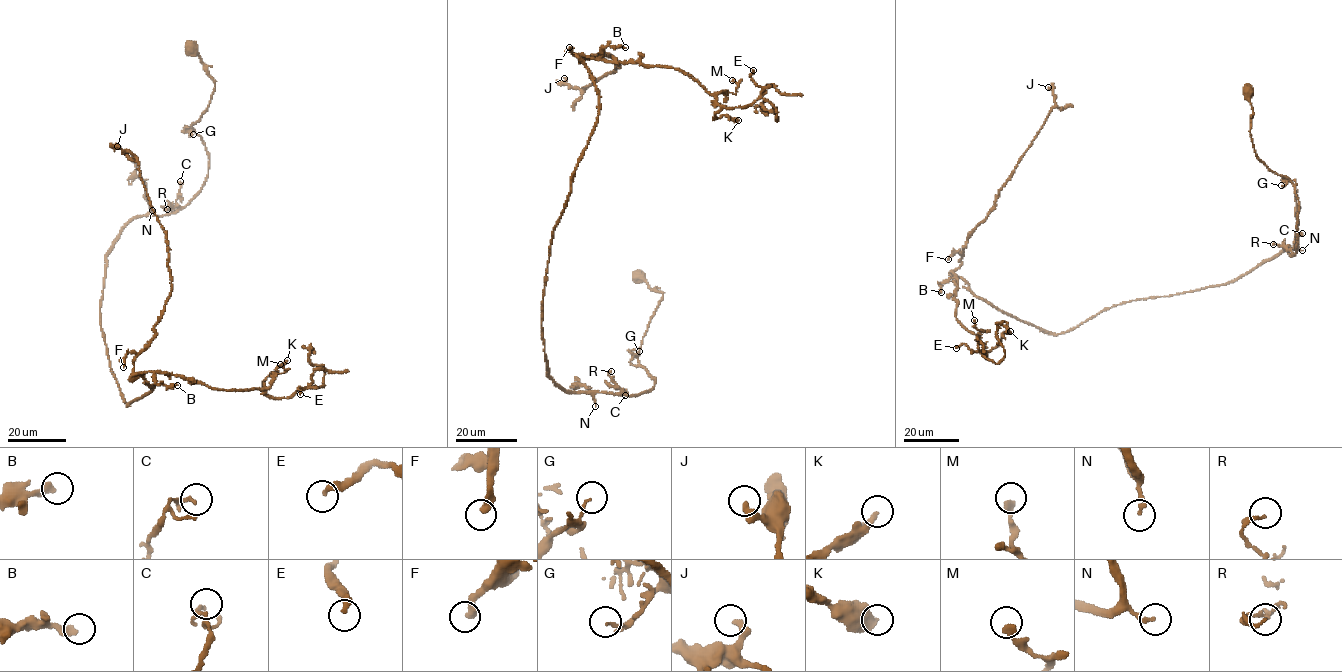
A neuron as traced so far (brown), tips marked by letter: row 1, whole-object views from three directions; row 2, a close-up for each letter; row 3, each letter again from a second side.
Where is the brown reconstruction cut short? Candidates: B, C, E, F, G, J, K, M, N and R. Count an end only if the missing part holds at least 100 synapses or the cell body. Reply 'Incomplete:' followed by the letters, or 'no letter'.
Incomplete: no letter

